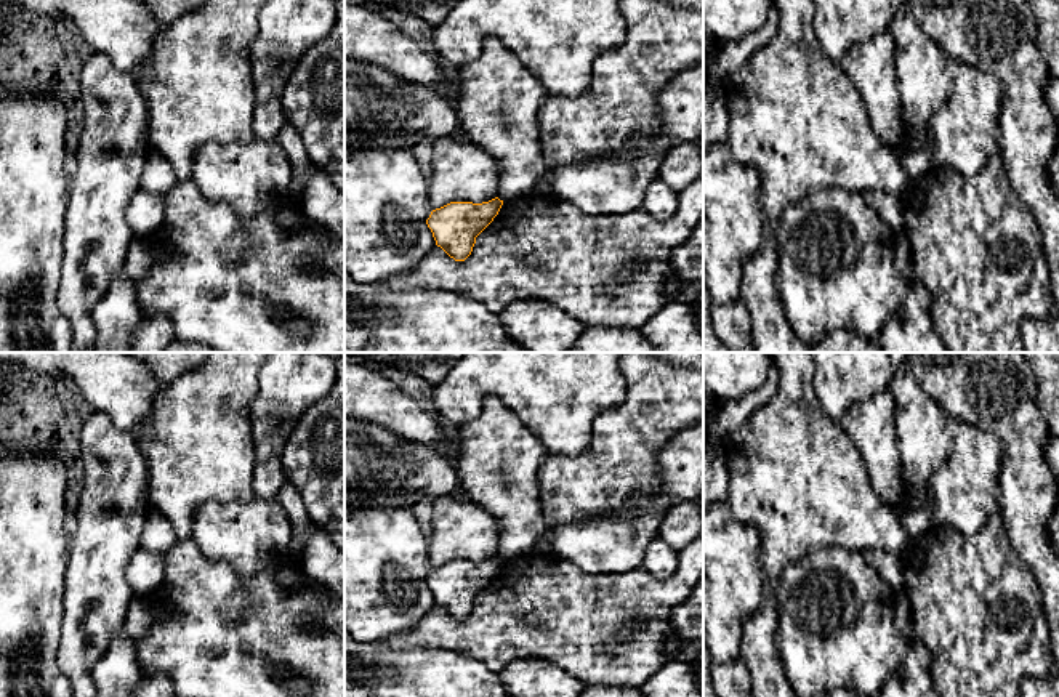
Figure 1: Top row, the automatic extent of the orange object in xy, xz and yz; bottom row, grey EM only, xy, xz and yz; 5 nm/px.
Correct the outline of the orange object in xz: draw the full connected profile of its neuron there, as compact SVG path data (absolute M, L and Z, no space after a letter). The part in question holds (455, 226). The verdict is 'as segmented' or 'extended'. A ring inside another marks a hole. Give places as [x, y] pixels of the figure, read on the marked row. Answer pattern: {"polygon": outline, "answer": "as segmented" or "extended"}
{"polygon": "M498 197L482 202L450 202L431 212L426 220L436 245L455 261L465 261L476 244L476 237L498 215L503 200Z", "answer": "as segmented"}

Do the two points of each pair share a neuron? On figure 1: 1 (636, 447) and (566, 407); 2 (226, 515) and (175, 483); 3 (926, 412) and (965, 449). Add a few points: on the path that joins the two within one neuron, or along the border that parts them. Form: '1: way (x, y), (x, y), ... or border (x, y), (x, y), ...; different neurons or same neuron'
1: border (624, 401), (595, 419), (591, 441), (574, 455); different neurons
2: border (245, 502), (205, 502), (193, 518), (189, 535); different neurons
3: border (950, 419), (950, 455), (936, 470); different neurons

